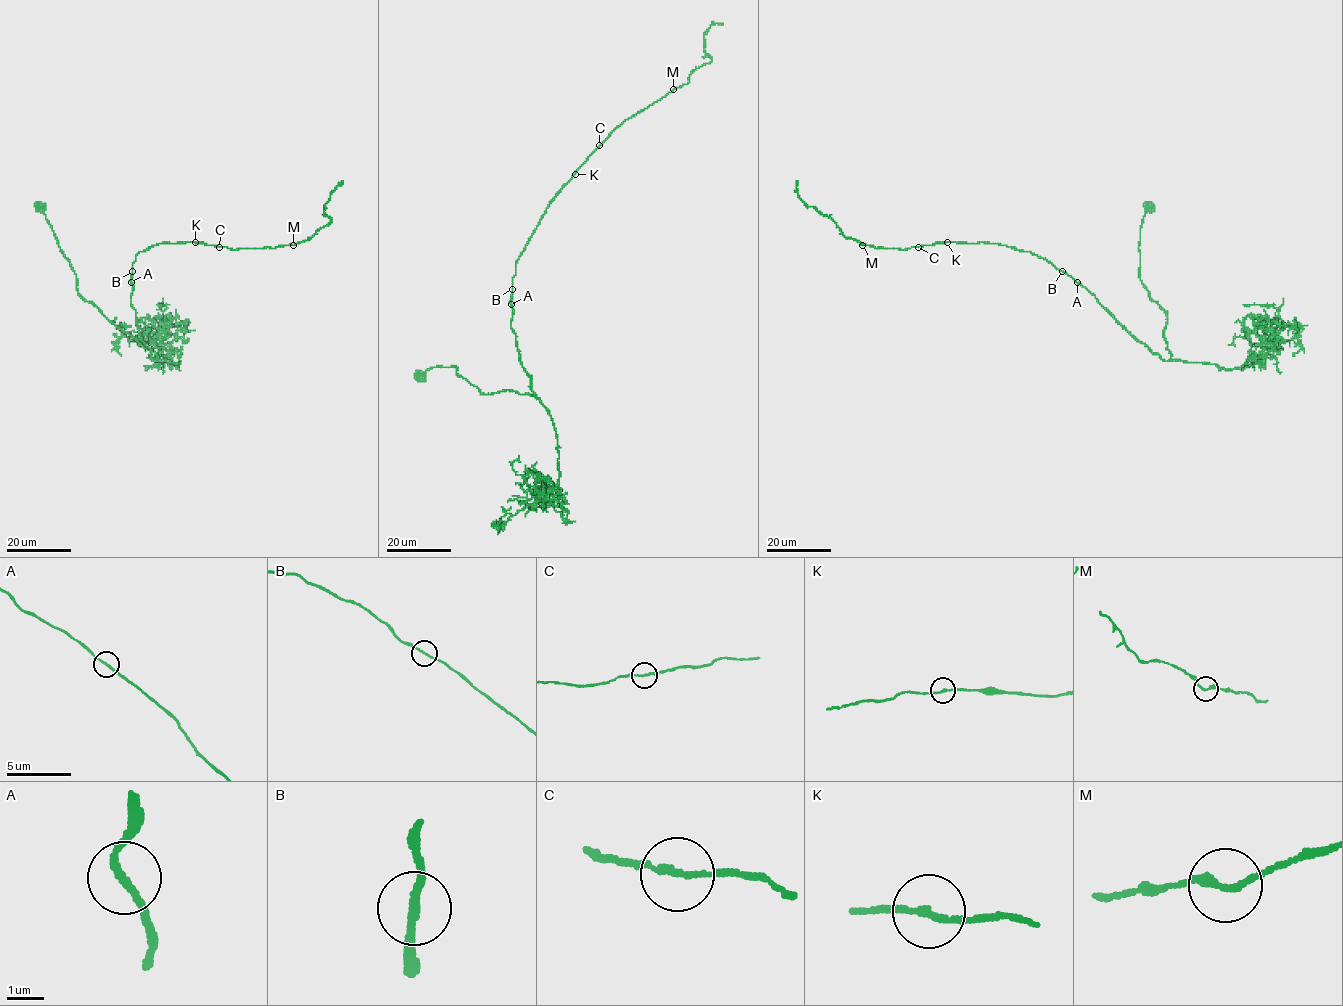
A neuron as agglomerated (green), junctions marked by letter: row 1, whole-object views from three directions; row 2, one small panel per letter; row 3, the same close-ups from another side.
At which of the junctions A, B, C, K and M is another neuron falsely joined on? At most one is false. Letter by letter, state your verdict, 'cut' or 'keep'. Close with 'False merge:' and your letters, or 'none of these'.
A: keep
B: keep
C: keep
K: keep
M: keep
False merge: none of these

